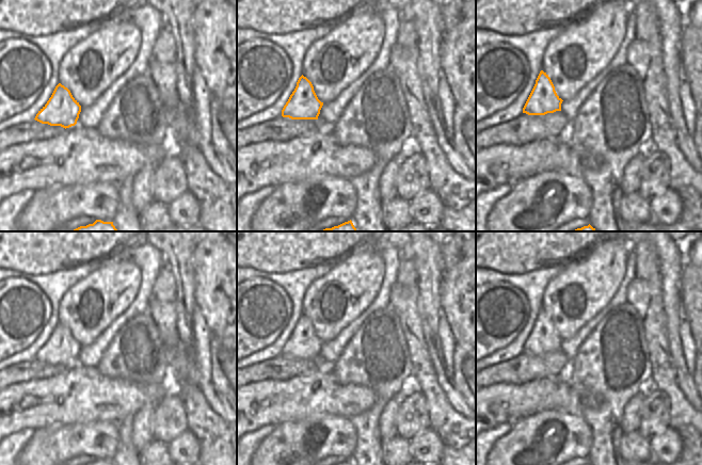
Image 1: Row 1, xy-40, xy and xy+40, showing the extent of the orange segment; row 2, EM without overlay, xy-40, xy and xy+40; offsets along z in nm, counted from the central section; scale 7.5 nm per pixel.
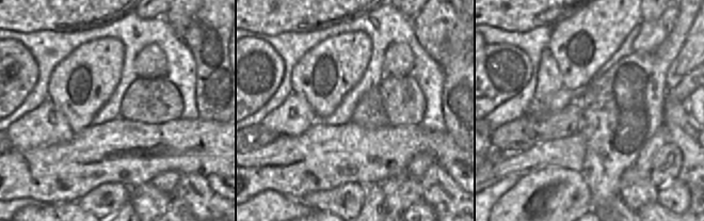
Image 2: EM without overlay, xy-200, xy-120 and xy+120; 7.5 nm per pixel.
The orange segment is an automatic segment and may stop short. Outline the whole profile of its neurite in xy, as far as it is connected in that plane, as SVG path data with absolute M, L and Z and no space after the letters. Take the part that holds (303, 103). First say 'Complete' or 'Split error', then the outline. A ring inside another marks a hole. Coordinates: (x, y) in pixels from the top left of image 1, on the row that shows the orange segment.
Complete. M302 75L282 110L282 116L291 119L318 119L322 106L312 82Z

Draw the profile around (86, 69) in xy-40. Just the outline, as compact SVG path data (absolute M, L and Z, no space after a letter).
M108 21L77 43L63 57L59 82L67 87L81 107L92 105L134 61L141 46L141 31L129 21Z

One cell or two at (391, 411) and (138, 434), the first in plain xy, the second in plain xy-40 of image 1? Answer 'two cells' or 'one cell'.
one cell

